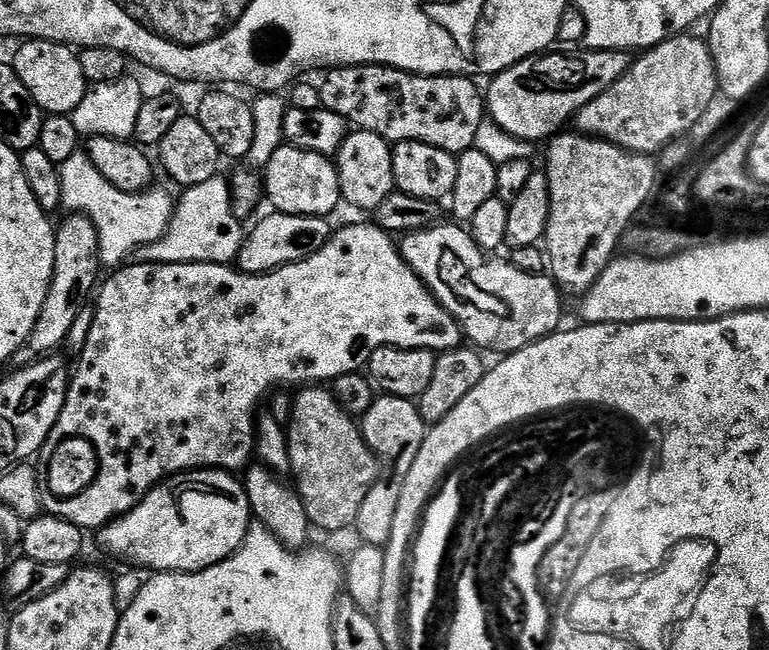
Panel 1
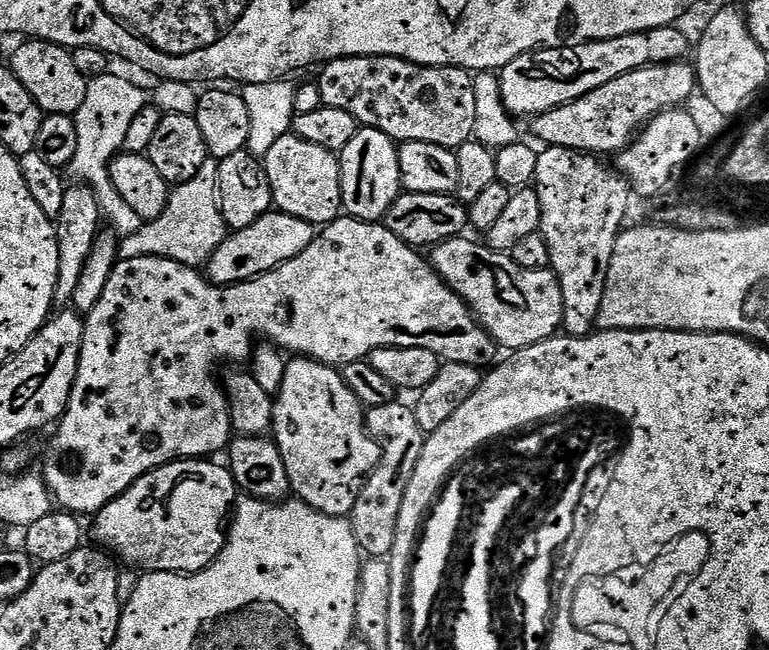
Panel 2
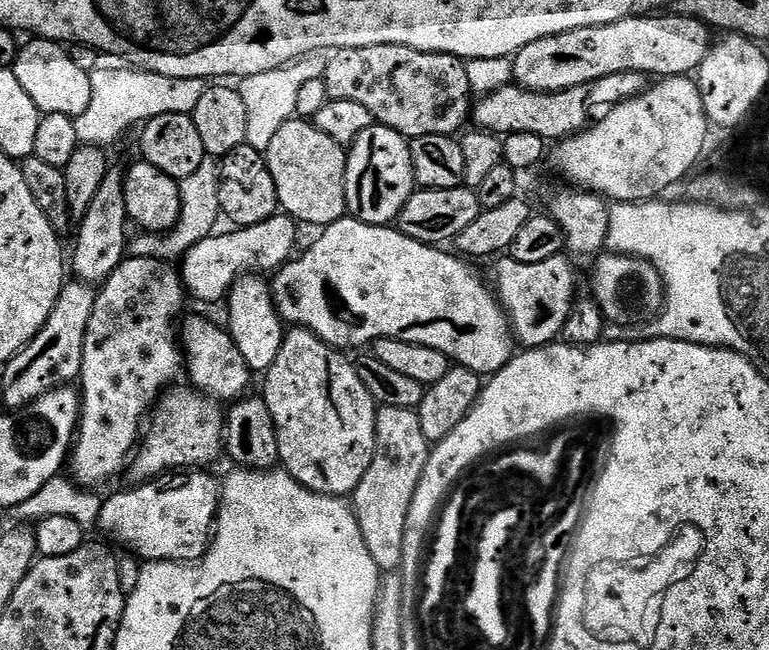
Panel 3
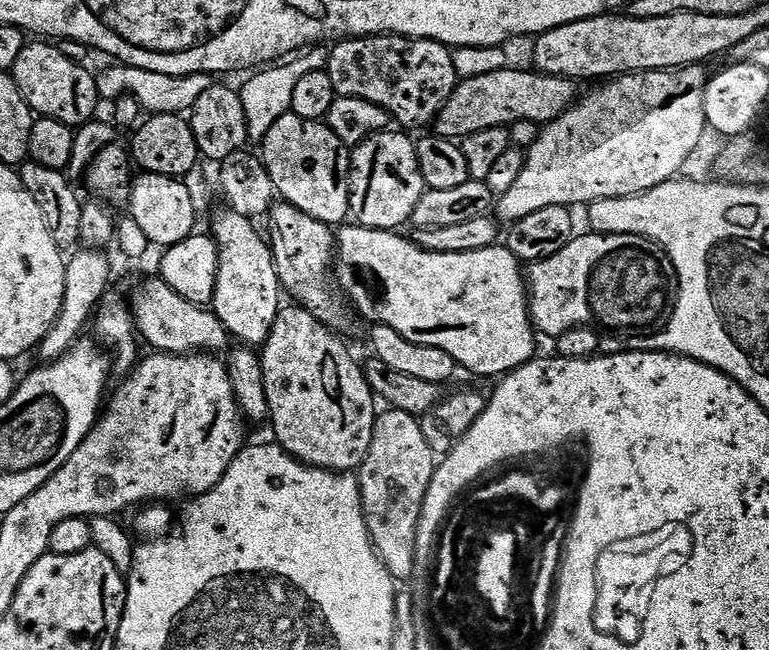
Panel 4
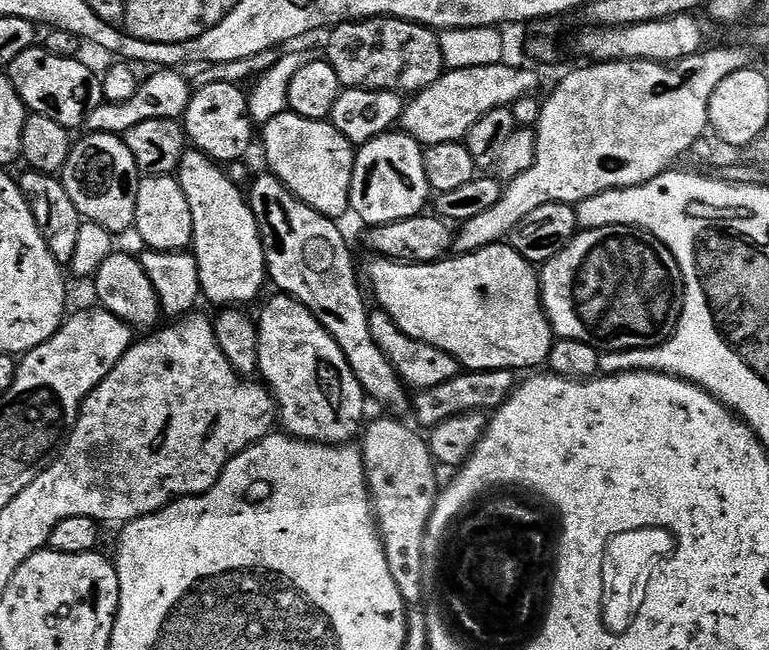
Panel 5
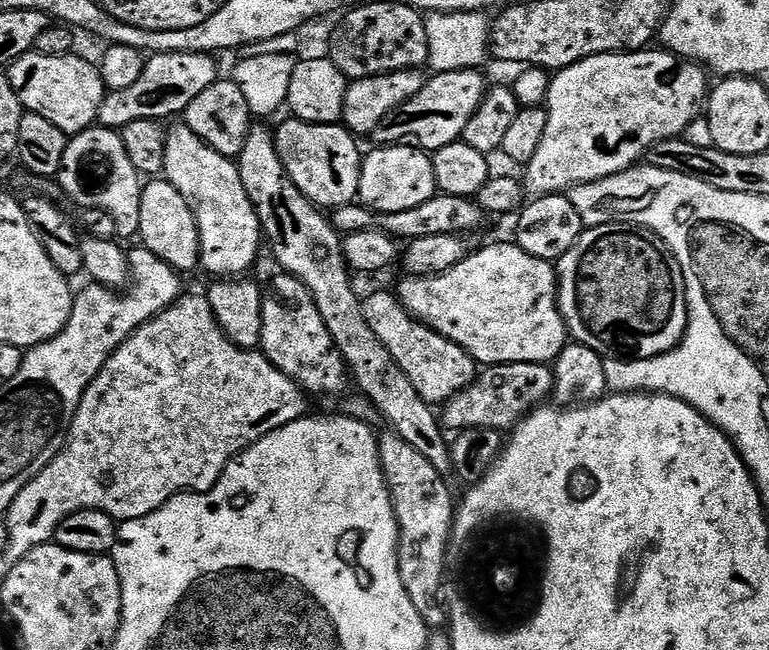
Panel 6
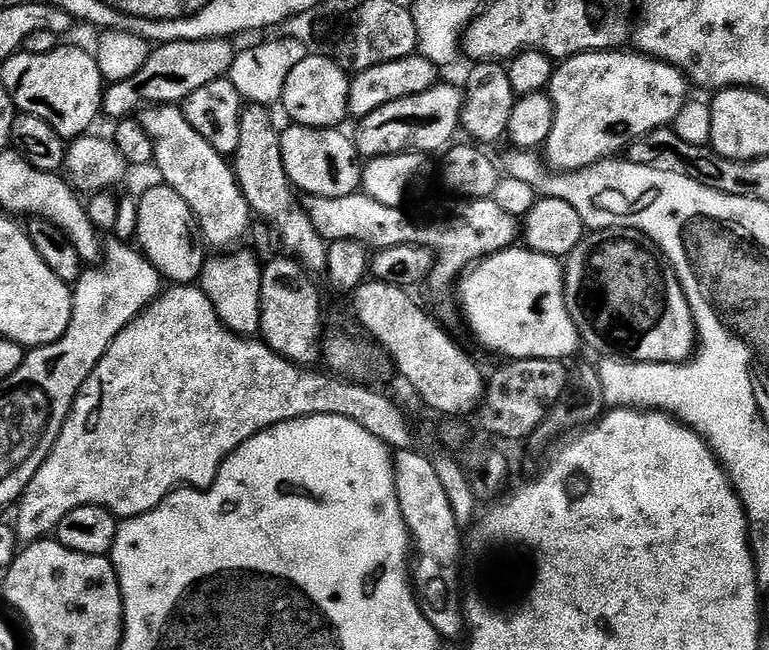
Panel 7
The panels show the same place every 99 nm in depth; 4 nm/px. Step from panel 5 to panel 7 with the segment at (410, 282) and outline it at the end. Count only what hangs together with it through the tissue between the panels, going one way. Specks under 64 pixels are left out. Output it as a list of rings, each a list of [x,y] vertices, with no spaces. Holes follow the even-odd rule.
[[[513,246],[511,248],[504,248],[501,252],[496,252],[493,256],[486,256],[483,260],[479,261],[459,281],[458,284],[458,300],[462,305],[462,316],[468,319],[468,324],[472,327],[472,332],[489,348],[492,352],[501,352],[504,358],[511,358],[513,360],[562,360],[567,361],[568,356],[575,354],[579,348],[582,348],[582,341],[580,338],[580,332],[574,326],[574,322],[570,318],[568,313],[568,307],[564,301],[564,268],[561,261],[554,256],[547,256],[546,254],[538,254],[532,251],[527,246]]]

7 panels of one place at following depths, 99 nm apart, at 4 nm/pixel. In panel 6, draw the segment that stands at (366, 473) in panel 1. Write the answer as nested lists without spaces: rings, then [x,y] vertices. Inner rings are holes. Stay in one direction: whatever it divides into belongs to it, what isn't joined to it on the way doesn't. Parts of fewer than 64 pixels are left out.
[[[279,274],[262,292],[262,338],[259,351],[282,374],[286,374],[305,393],[316,396],[336,396],[344,388],[346,365],[332,342],[322,314],[314,302],[312,292],[306,290],[301,280],[287,274]]]

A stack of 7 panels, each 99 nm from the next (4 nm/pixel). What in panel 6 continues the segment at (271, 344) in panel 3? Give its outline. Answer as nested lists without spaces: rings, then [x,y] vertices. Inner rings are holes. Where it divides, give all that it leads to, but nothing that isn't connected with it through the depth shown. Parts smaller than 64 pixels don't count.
[[[182,122],[176,124],[171,129],[170,127],[165,131],[164,137],[166,138],[166,160],[164,162],[164,171],[162,173],[163,179],[170,182],[170,186],[174,186],[174,190],[178,190],[178,194],[182,194],[182,198],[186,198],[186,202],[190,206],[190,210],[194,214],[194,222],[198,222],[198,234],[200,235],[200,263],[201,269],[205,268],[206,271],[212,275],[212,278],[240,278],[245,275],[244,272],[252,263],[255,262],[258,254],[258,248],[262,246],[262,233],[260,231],[260,219],[257,218],[254,206],[250,202],[250,198],[246,194],[246,186],[242,186],[242,178],[240,177],[239,167],[229,157],[218,154],[218,150],[214,150],[210,146],[206,146],[206,142],[202,142],[202,138],[198,138],[198,134],[194,134],[194,130],[190,130]]]

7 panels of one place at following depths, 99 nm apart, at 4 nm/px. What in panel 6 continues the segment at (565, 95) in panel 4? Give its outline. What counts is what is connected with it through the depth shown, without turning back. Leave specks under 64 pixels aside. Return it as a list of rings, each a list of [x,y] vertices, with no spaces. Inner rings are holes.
[[[467,68],[457,72],[437,72],[425,79],[422,90],[418,90],[410,102],[398,106],[378,122],[370,133],[371,143],[376,146],[401,144],[407,148],[420,148],[429,154],[442,150],[442,146],[457,143],[464,135],[466,122],[484,100],[484,74],[475,68]]]

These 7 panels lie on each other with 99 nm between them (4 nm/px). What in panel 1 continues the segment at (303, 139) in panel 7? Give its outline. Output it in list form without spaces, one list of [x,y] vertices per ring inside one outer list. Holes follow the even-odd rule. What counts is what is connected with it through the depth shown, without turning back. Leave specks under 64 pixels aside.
[[[287,142],[274,150],[270,162],[263,169],[262,181],[266,200],[273,204],[271,207],[277,212],[328,218],[342,204],[340,175],[335,163],[327,156],[296,148]]]

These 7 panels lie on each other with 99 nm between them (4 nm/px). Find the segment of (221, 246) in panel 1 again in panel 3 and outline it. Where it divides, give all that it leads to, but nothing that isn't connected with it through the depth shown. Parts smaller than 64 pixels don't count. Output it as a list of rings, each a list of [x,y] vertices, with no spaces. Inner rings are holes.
[[[205,158],[202,166],[190,174],[190,178],[179,181],[182,210],[178,214],[178,222],[168,232],[155,234],[136,234],[127,241],[127,255],[129,257],[150,258],[165,262],[183,261],[190,246],[198,246],[202,238],[213,235],[217,231],[216,223],[222,220],[219,206],[220,165],[215,159]]]

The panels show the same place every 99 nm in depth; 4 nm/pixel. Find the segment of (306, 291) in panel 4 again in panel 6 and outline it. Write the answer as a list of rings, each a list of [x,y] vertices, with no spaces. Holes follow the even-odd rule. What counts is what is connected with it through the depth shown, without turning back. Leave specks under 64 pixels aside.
[[[256,127],[248,129],[248,137],[238,157],[238,167],[242,186],[246,186],[246,194],[260,219],[263,239],[267,246],[272,247],[273,258],[284,267],[281,269],[287,275],[301,280],[306,290],[312,292],[318,314],[322,314],[322,322],[326,322],[326,330],[330,330],[336,351],[340,353],[351,379],[353,376],[360,387],[357,388],[359,395],[365,396],[376,407],[395,435],[410,442],[410,446],[414,446],[414,450],[418,450],[418,454],[422,454],[440,476],[447,477],[452,472],[452,451],[445,429],[441,428],[433,405],[423,400],[414,386],[410,386],[410,378],[402,374],[390,350],[386,350],[386,346],[378,342],[374,330],[366,326],[362,300],[352,289],[353,277],[342,254],[341,233],[317,205],[296,189],[280,161],[275,135]]]

